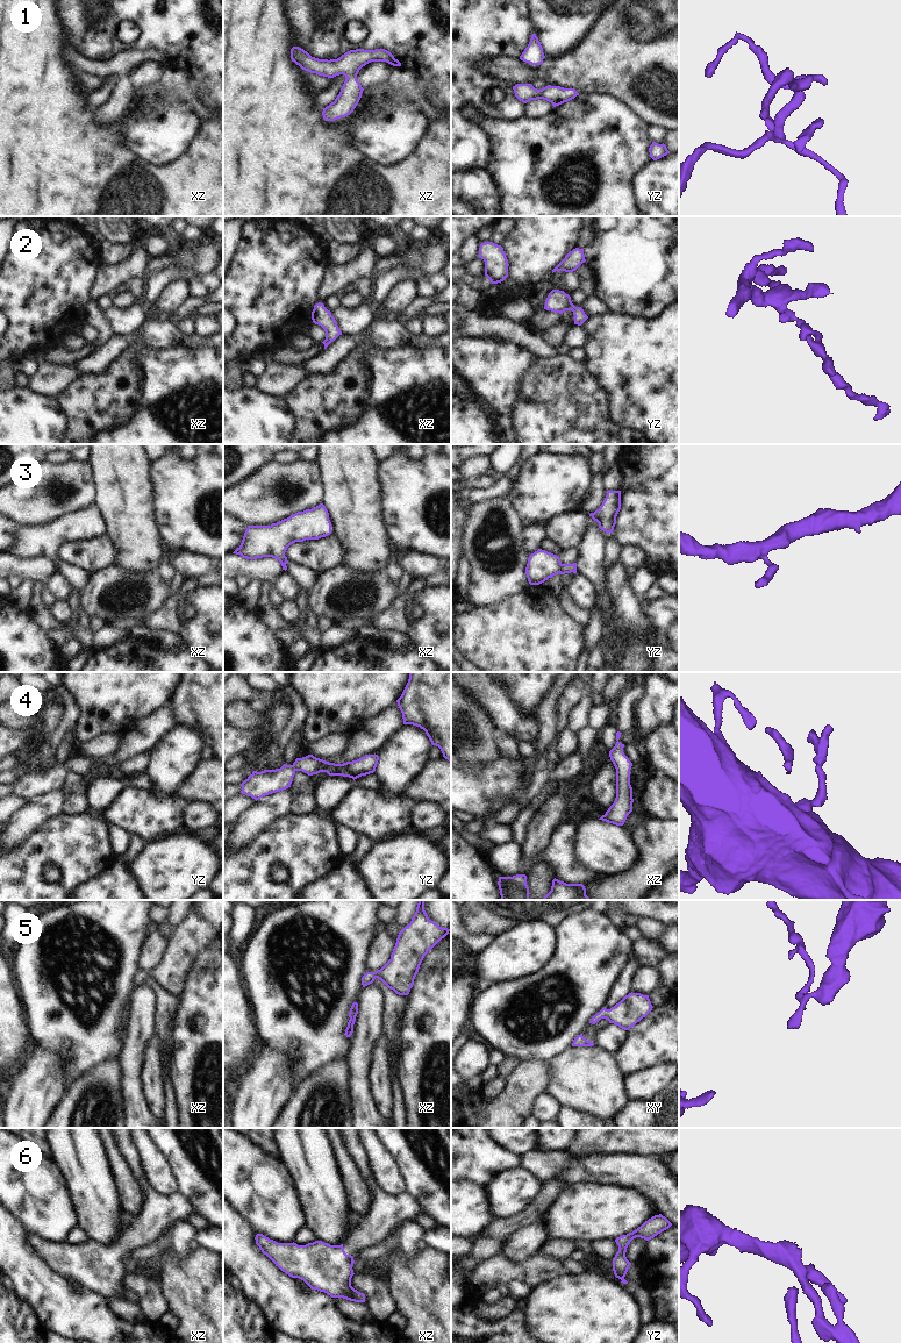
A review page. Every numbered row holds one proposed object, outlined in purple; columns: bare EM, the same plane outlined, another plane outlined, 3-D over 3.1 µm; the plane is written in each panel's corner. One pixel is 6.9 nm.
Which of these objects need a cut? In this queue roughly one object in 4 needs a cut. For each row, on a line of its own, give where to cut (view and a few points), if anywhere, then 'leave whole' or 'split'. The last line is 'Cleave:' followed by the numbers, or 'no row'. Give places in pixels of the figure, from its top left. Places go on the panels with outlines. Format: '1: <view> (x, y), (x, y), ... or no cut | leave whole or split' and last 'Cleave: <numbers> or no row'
1: no cut | leave whole
2: no cut | leave whole
3: no cut | leave whole
4: no cut | leave whole
5: no cut | leave whole
6: no cut | leave whole
Cleave: no row

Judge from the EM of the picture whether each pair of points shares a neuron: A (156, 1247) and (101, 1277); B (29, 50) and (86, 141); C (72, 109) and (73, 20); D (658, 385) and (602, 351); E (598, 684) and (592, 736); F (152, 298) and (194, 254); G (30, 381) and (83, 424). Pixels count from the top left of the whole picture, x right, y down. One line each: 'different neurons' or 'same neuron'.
A: different neurons
B: same neuron
C: different neurons
D: same neuron
E: different neurons
F: same neuron
G: different neurons

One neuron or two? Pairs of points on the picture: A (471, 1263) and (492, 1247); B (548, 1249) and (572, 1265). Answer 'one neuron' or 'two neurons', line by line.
A: one neuron
B: two neurons

